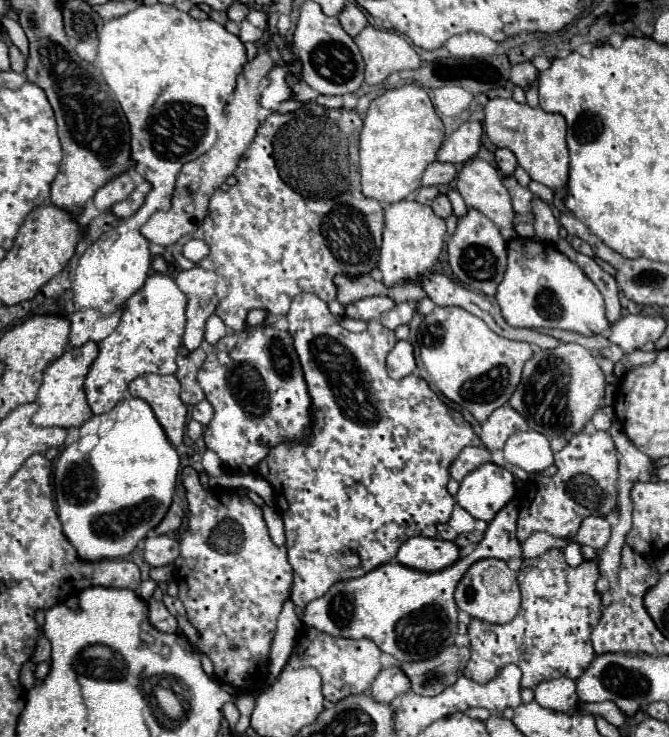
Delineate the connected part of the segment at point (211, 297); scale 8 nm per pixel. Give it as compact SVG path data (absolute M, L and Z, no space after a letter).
M194 266L190 270L182 270L176 276L176 284L188 296L186 332L182 342L188 350L196 350L204 338L206 320L214 314L218 302L228 292L228 280L220 274L204 270L202 266Z

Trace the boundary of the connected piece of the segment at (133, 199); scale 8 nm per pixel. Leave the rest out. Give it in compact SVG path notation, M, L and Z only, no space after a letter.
M146 181L140 182L140 184L134 188L134 192L132 192L126 200L116 202L116 204L110 208L110 212L112 212L116 218L120 218L120 220L130 218L130 216L138 210L138 206L144 202L144 196L148 194L148 190L150 190L150 184Z

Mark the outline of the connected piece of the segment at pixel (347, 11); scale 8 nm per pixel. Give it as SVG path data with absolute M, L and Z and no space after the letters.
M346 4L344 10L342 10L336 18L338 18L340 26L344 28L344 32L350 34L350 36L356 36L356 34L366 26L366 16L364 16L362 10L360 10L358 6L354 6L354 4Z

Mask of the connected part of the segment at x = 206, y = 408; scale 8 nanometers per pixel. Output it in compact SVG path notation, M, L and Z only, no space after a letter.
M202 400L200 404L196 404L192 408L192 418L198 420L202 426L206 426L212 420L212 416L214 416L214 410L212 410L212 406L210 406L208 400Z

